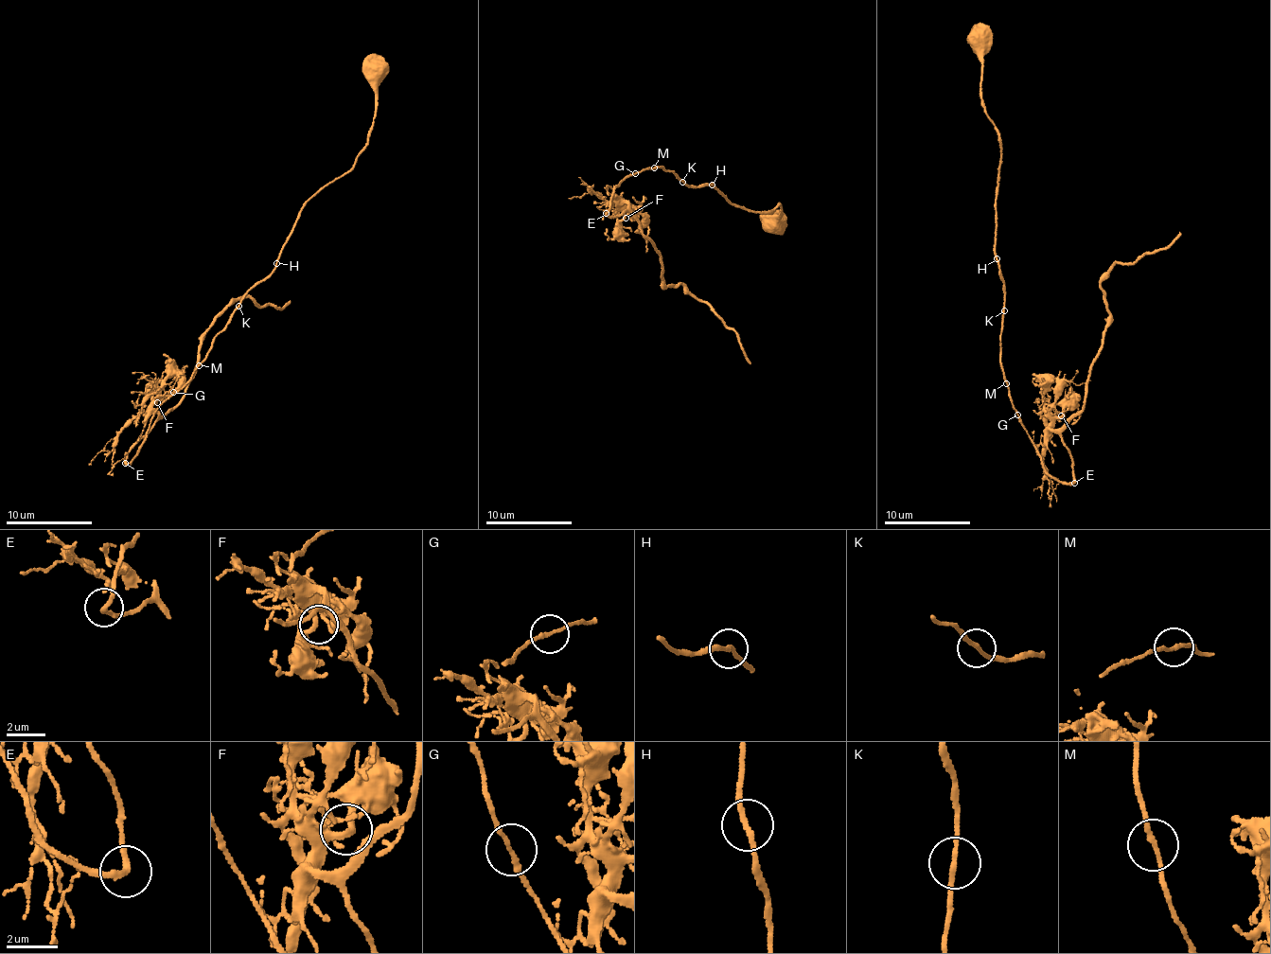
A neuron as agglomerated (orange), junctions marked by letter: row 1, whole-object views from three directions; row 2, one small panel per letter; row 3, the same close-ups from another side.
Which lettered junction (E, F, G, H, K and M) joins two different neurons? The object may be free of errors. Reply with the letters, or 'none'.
none

